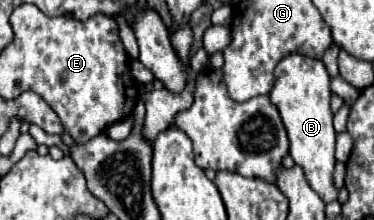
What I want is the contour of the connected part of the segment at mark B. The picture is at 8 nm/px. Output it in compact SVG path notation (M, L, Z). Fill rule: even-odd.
M289 54L285 56L277 68L273 70L275 84L269 92L271 102L277 106L285 130L291 142L291 158L297 166L303 168L309 186L323 198L323 202L337 200L337 190L333 186L333 168L335 168L335 130L333 130L333 114L329 108L331 90L329 90L329 74L321 60Z

